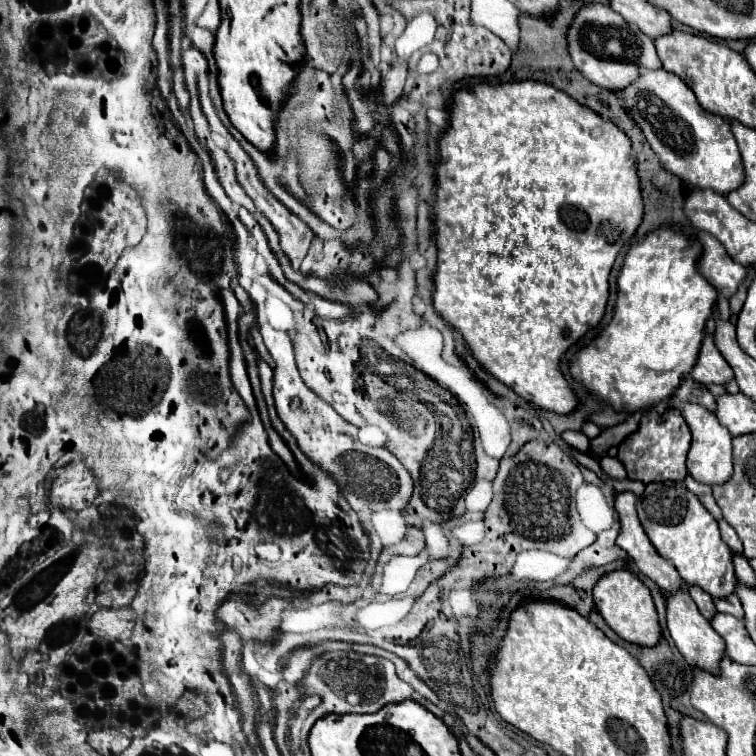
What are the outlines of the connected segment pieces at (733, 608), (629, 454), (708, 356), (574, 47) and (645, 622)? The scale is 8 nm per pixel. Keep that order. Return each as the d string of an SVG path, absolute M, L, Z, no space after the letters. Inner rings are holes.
M730 594L728 598L720 598L720 600L714 600L714 604L716 604L718 612L722 612L722 614L732 614L732 616L736 616L736 618L744 620L742 604L740 604L740 600L738 600L738 596L736 596L736 594Z
M648 410L640 420L640 428L630 434L618 446L618 460L624 464L630 480L640 480L642 484L650 482L666 482L666 480L684 480L688 476L686 470L686 454L690 448L690 428L686 426L680 410L656 412Z
M704 336L702 340L702 348L700 348L700 356L696 366L692 368L690 376L702 384L702 386L710 386L710 384L728 384L734 374L730 364L726 364L726 360L722 358L722 354L718 352L712 336Z
M590 4L584 6L576 18L572 20L572 26L568 30L568 46L574 66L594 84L606 88L606 90L624 90L628 88L638 76L640 68L662 68L662 62L656 54L654 40L650 40L646 34L642 34L634 24L628 24L618 16L610 6L604 4Z
M616 570L598 580L594 586L594 602L602 618L608 622L608 626L622 636L628 642L640 644L640 646L654 646L658 644L662 636L662 628L658 622L658 612L654 606L654 600L650 596L650 590L640 582L636 574L630 570Z

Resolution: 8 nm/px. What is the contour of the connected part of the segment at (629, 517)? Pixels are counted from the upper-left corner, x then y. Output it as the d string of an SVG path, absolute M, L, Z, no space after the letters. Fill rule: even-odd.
M624 492L624 494L616 494L616 504L614 504L618 516L620 516L620 524L622 524L622 532L618 536L618 546L622 550L628 552L628 556L634 560L634 564L638 566L638 570L648 576L652 582L658 584L660 590L664 590L666 594L676 594L678 590L684 588L684 580L678 576L678 570L674 568L674 564L670 564L670 560L658 556L656 548L652 546L652 542L648 540L640 520L638 520L638 514L636 514L636 496L632 492Z

